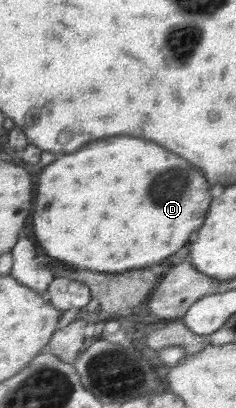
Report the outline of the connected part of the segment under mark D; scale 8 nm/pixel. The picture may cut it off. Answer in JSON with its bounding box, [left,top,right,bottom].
[34,136,210,273]

